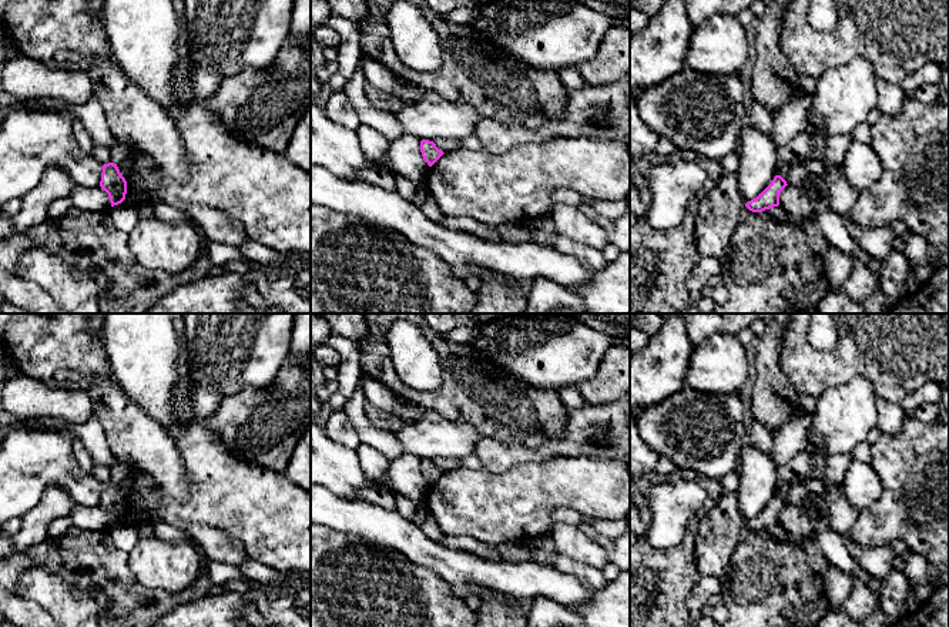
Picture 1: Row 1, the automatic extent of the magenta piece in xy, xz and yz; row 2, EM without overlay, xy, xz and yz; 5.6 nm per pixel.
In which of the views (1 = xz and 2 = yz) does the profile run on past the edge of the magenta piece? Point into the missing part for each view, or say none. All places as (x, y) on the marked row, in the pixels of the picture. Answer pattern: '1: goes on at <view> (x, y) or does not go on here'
1: does not go on here
2: does not go on here

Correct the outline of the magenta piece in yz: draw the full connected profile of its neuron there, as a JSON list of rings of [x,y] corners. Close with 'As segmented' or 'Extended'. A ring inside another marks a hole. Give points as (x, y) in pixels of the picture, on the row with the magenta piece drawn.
[[[775,175],[771,184],[757,198],[748,201],[745,207],[752,212],[762,212],[778,207],[779,194],[787,185],[787,181],[781,175]]]. As segmented

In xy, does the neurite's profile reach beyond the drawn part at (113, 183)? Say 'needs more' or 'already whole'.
already whole

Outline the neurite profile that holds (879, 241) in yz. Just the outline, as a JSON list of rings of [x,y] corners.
[[[849,212],[842,214],[842,218],[852,241],[872,258],[883,261],[895,251],[896,235],[891,227],[859,227]]]

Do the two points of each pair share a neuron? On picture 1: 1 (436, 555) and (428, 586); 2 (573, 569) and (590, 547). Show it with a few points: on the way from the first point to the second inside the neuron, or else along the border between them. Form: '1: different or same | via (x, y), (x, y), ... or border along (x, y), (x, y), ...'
1: different | border along (403, 553), (412, 562), (431, 569), (452, 586)
2: different | border along (555, 552), (600, 570)

